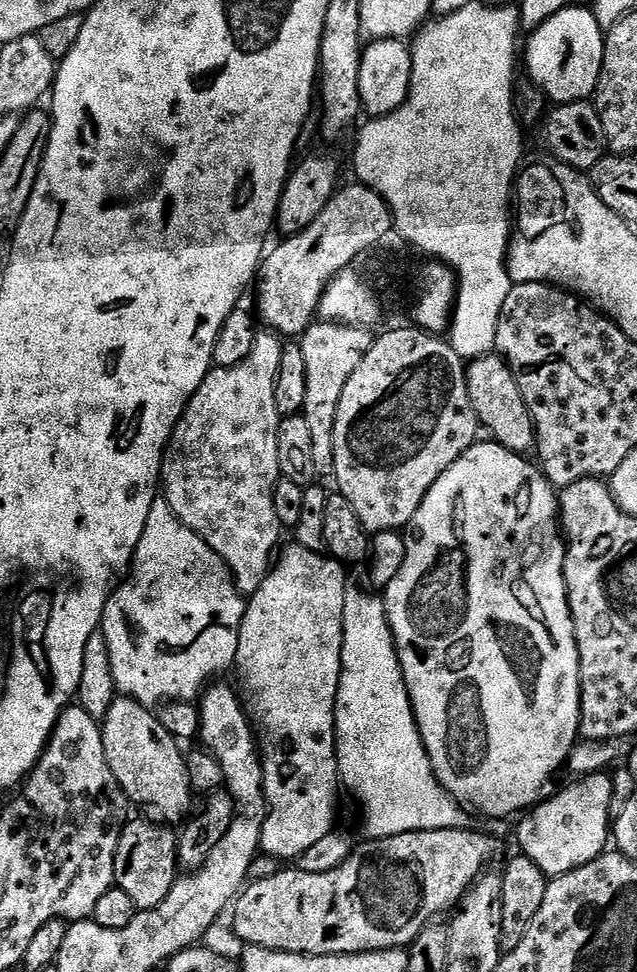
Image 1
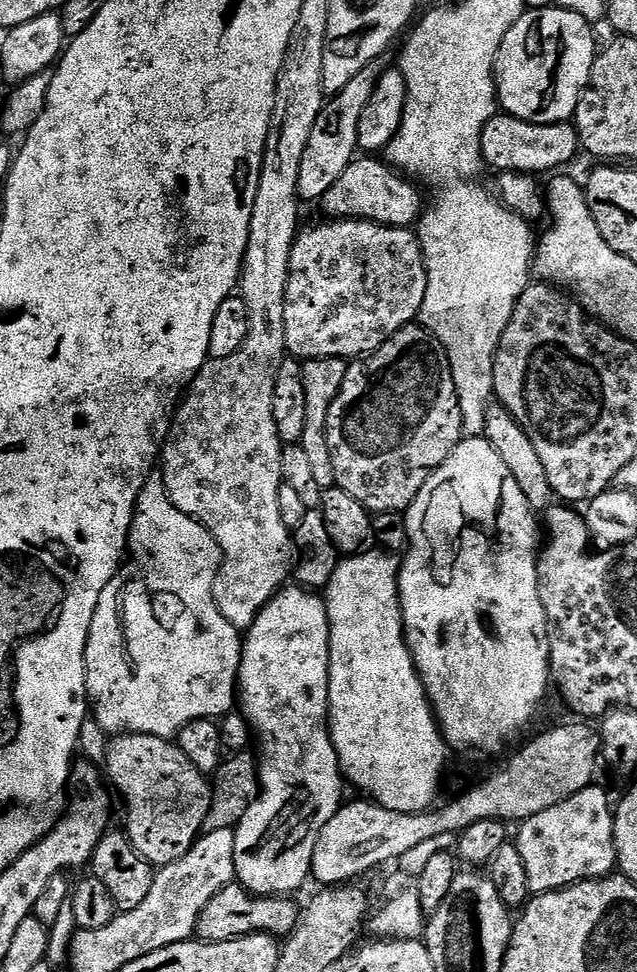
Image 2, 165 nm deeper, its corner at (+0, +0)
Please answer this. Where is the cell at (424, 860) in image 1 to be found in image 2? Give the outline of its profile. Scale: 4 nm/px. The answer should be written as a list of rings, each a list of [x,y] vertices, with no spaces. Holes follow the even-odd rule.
[[[233,882],[228,888],[223,888],[200,915],[199,939],[217,944],[236,940],[240,936],[254,936],[257,932],[264,932],[267,936],[277,938],[291,937],[298,928],[296,904],[292,900],[295,899],[283,896],[254,896],[247,888]]]

